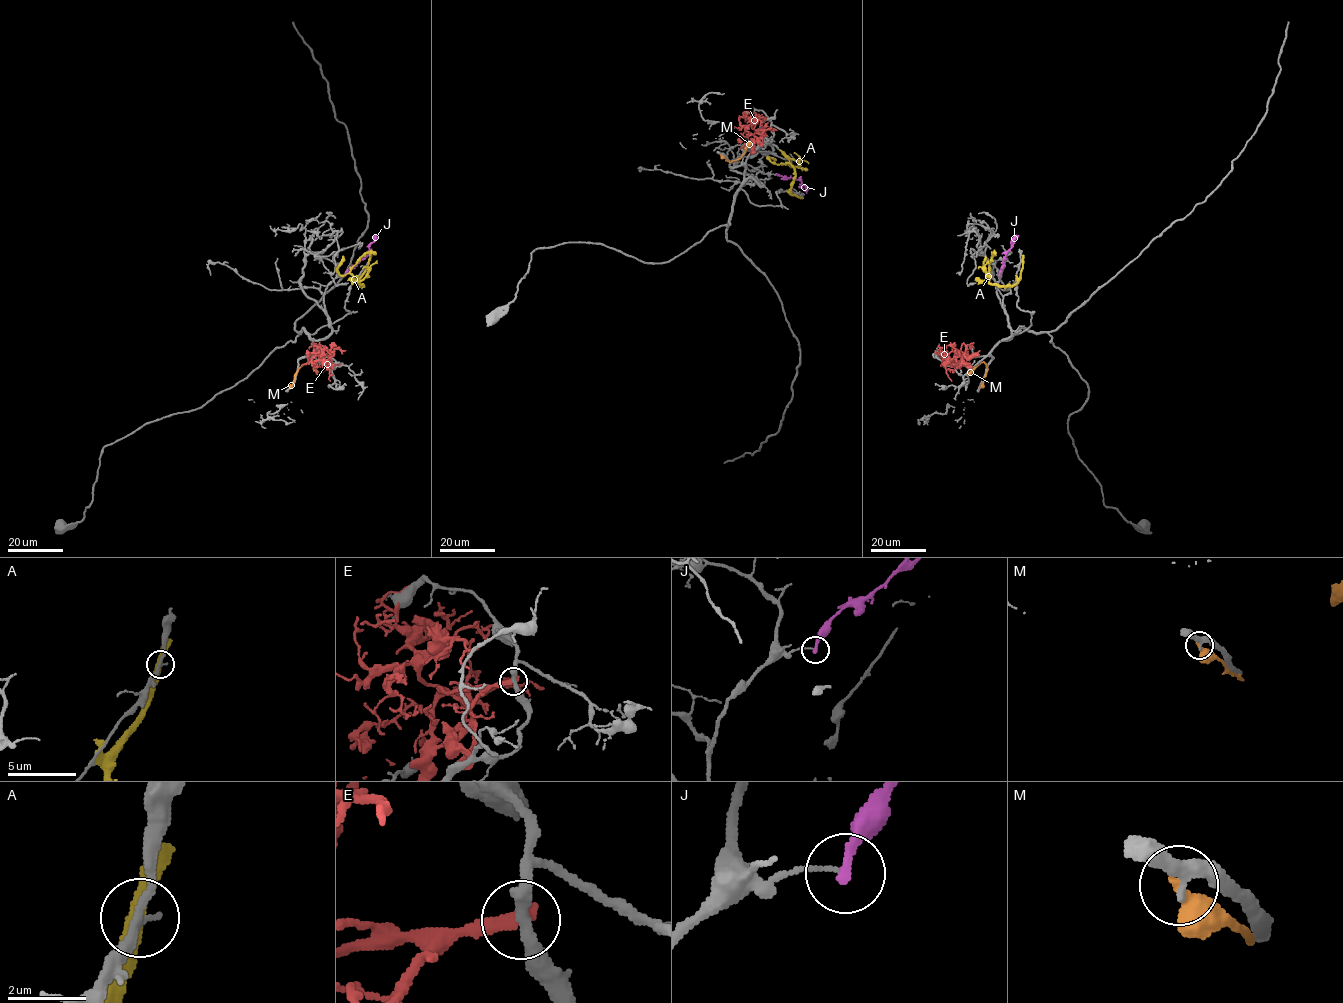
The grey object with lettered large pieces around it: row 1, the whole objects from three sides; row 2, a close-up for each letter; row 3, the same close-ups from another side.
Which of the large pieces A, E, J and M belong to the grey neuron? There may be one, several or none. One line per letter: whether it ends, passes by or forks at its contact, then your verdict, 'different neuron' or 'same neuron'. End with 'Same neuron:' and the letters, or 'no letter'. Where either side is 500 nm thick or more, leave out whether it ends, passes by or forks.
A: it passes by; different neuron
E: it ends; different neuron
J: it ends; different neuron
M: it ends; different neuron
Same neuron: no letter

